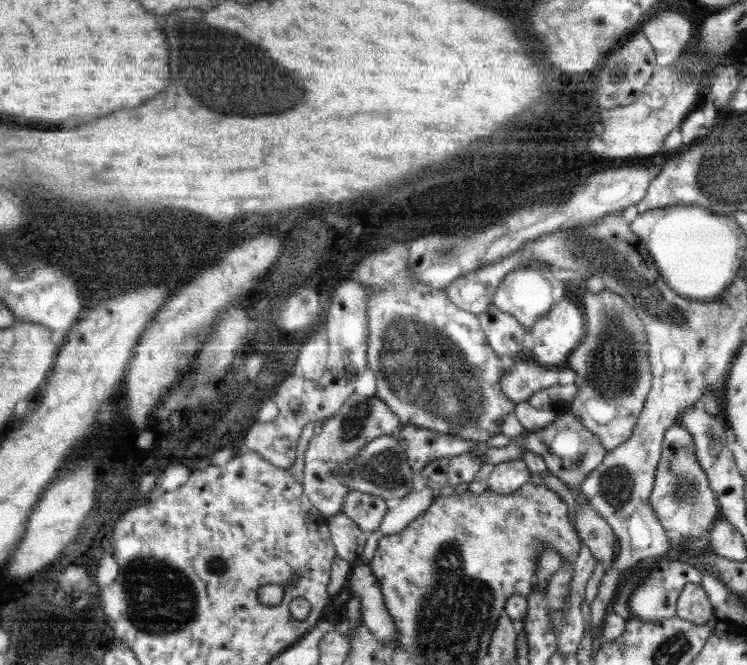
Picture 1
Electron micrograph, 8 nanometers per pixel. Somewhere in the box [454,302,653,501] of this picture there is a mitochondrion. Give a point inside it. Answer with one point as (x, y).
(614, 374)

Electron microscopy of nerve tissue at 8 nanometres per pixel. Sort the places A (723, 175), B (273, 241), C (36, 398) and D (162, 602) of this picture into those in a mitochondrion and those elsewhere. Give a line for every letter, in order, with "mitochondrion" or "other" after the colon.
A: mitochondrion
B: mitochondrion
C: other
D: mitochondrion

